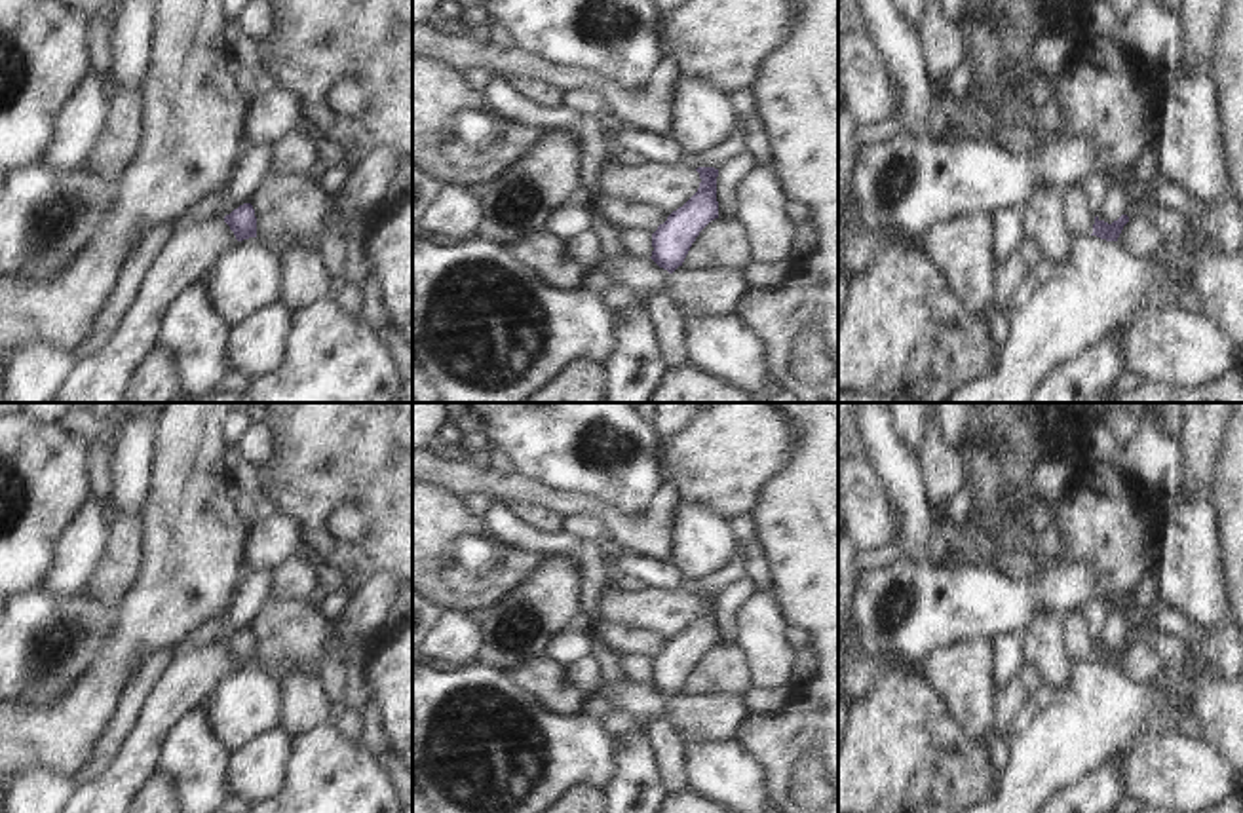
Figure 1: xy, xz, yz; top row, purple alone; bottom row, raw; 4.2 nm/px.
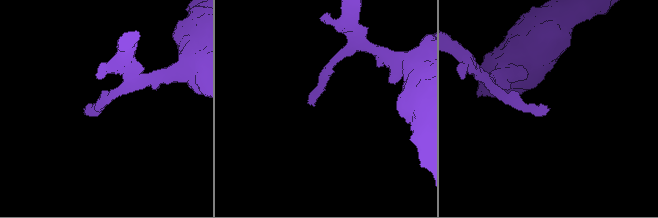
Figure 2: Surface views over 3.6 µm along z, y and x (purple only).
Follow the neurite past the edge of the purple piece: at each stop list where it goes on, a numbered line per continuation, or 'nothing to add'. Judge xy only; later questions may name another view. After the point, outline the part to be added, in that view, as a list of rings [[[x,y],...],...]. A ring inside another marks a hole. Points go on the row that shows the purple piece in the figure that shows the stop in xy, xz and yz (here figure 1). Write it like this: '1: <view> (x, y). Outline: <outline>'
nothing to add

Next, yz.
nothing to add

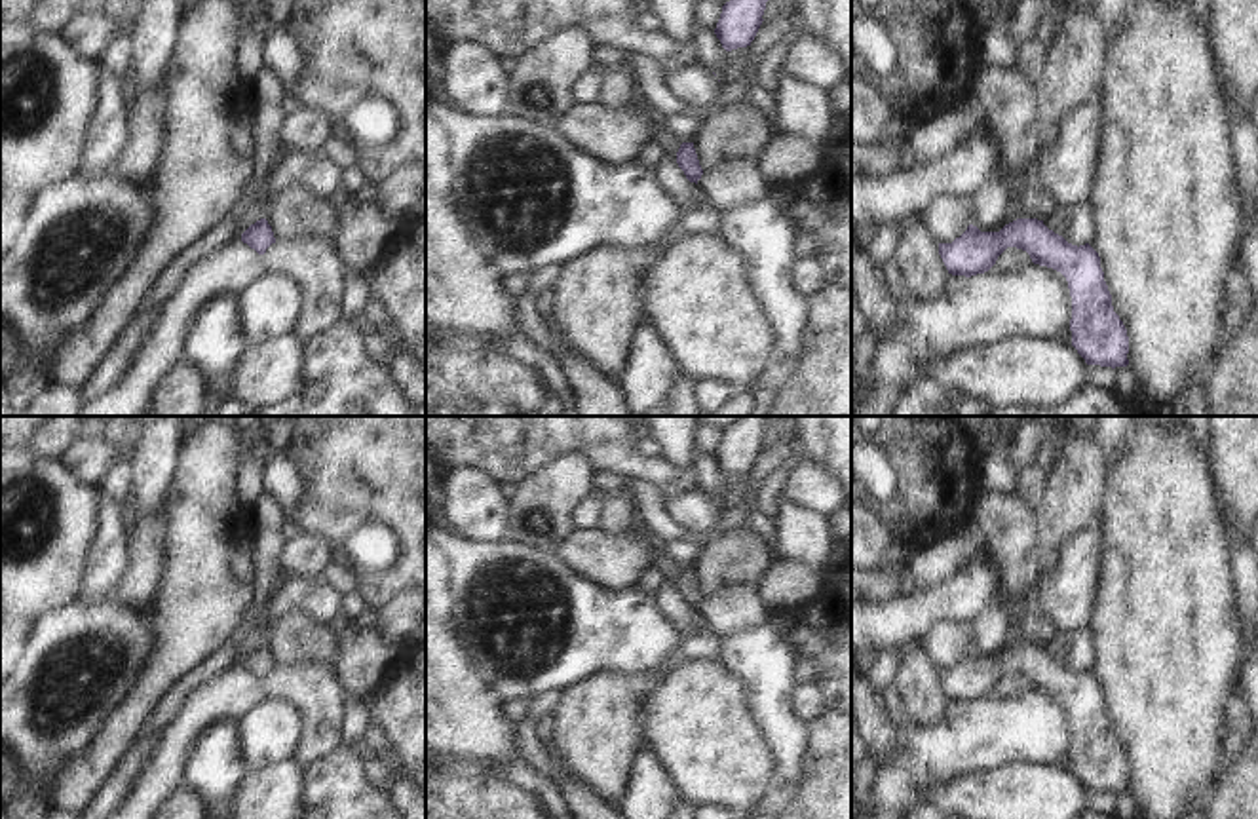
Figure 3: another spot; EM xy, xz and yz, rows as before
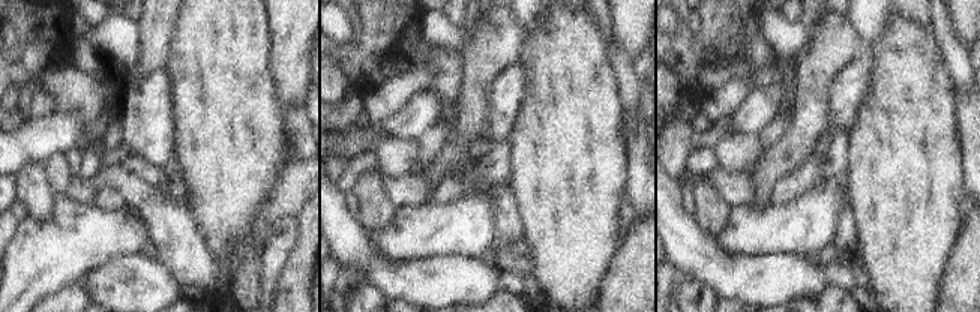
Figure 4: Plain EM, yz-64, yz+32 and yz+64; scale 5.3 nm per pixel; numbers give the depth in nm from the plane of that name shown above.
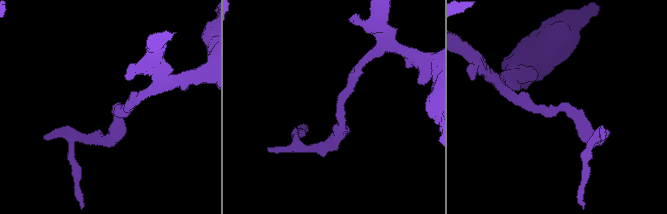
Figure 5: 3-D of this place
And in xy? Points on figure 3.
nothing to add

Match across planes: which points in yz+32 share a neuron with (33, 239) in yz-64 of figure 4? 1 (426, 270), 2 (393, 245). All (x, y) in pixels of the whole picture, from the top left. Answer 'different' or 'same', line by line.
1: different
2: same

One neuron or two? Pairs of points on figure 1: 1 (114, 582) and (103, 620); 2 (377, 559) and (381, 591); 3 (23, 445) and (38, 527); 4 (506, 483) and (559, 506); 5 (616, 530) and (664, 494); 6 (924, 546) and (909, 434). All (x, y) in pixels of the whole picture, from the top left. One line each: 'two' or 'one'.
1: two
2: two
3: one
4: one
5: one
6: two

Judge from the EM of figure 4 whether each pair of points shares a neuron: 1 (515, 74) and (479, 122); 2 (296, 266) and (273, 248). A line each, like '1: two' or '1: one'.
1: two
2: two

